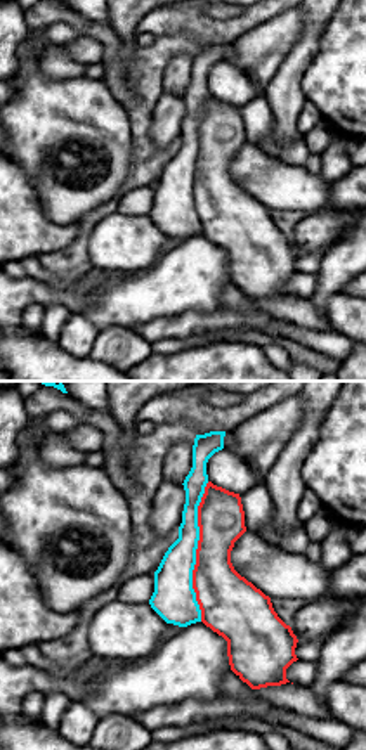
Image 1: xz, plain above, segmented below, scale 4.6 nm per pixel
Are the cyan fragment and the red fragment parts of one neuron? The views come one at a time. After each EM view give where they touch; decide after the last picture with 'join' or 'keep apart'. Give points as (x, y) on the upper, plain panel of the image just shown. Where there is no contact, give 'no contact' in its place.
meets cyan at (195, 163)

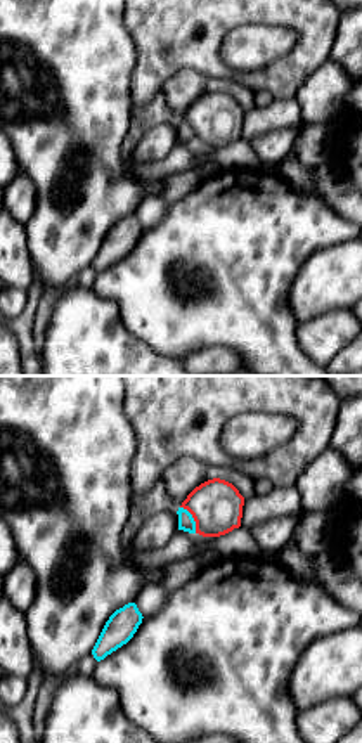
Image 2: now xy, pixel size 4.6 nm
meets cyan at (193, 130)

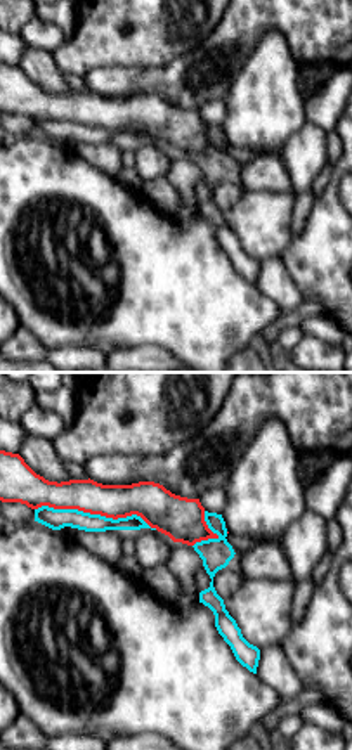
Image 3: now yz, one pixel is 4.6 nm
meets cyan at (96, 127)

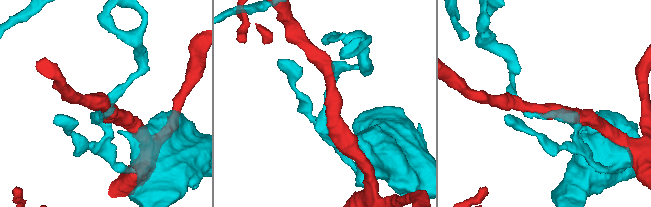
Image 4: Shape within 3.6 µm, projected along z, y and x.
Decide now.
join

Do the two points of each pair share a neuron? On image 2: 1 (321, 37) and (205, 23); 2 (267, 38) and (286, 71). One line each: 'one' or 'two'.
1: one
2: two

